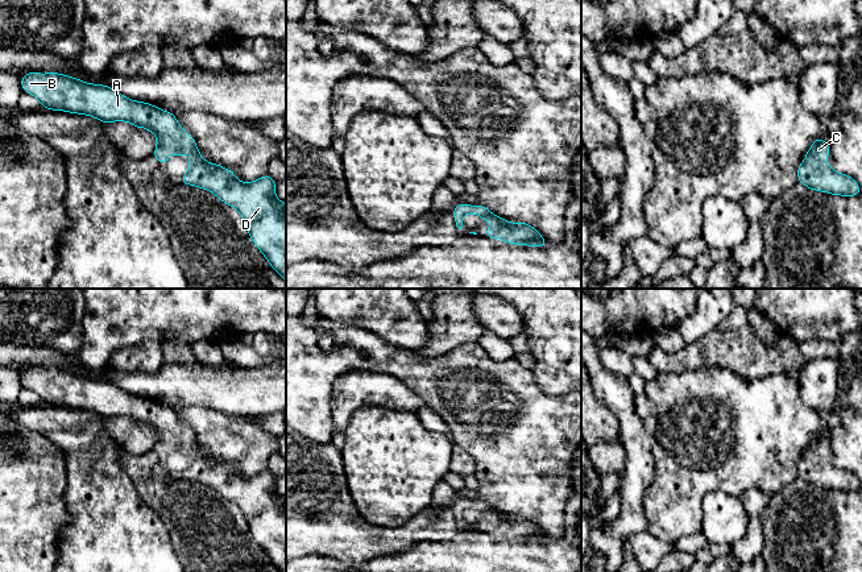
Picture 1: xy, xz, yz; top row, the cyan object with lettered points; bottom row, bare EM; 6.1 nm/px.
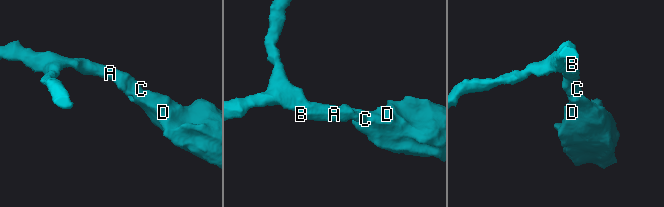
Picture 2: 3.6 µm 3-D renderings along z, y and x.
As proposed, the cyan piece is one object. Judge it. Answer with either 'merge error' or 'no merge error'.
no merge error

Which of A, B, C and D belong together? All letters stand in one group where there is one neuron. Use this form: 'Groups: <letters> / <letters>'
Groups: A B C D

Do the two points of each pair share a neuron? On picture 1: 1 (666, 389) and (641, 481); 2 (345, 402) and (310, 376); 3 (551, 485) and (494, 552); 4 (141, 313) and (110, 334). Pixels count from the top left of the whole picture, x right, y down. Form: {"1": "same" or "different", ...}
{"1": "different", "2": "different", "3": "different", "4": "same"}

